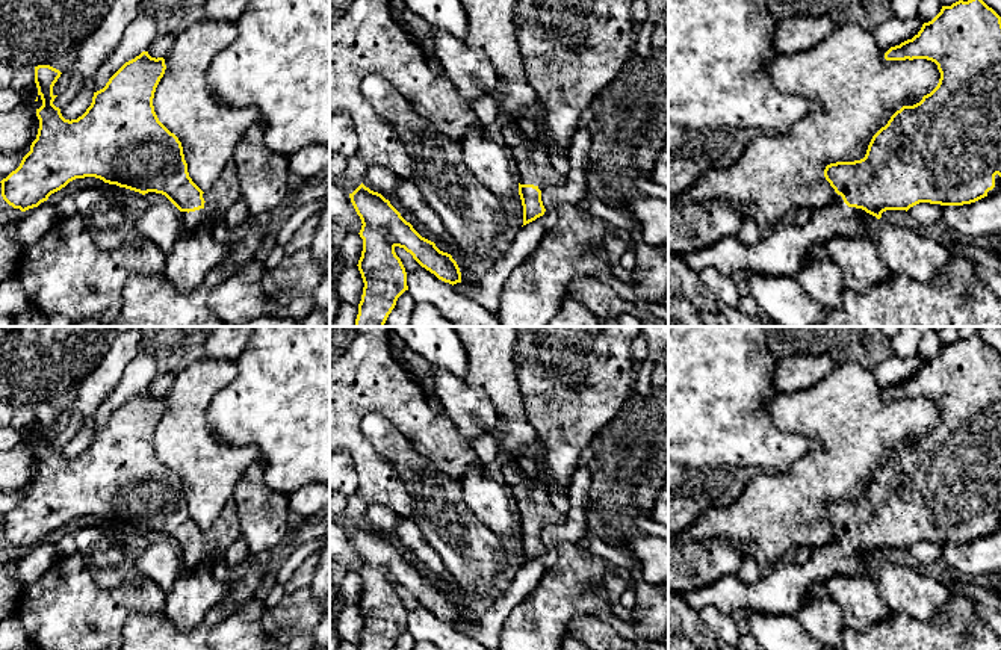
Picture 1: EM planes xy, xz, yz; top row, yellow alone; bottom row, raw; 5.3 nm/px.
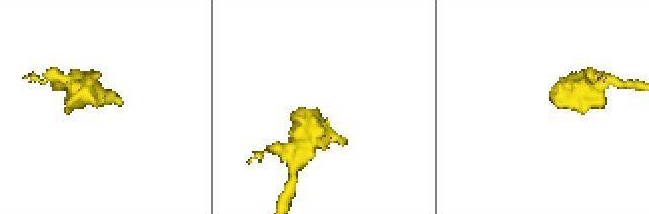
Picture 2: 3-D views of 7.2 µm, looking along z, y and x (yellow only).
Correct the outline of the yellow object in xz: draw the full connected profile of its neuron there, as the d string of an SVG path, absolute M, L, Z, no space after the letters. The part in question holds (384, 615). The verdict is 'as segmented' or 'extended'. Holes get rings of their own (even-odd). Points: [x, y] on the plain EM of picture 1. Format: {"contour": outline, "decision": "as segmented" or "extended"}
{"contour": "M363 522L349 532L361 558L363 590L358 599L364 626L358 650L392 650L398 636L408 629L407 611L395 587L404 587L439 618L461 621L461 611L451 593L422 576L381 532Z", "decision": "as segmented"}

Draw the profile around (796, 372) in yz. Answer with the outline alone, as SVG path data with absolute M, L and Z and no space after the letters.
M794 354L777 363L774 388L777 395L806 390L826 378L841 361L827 354Z

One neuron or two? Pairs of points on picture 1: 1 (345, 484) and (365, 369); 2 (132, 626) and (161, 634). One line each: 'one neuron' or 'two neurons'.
1: two neurons
2: one neuron

